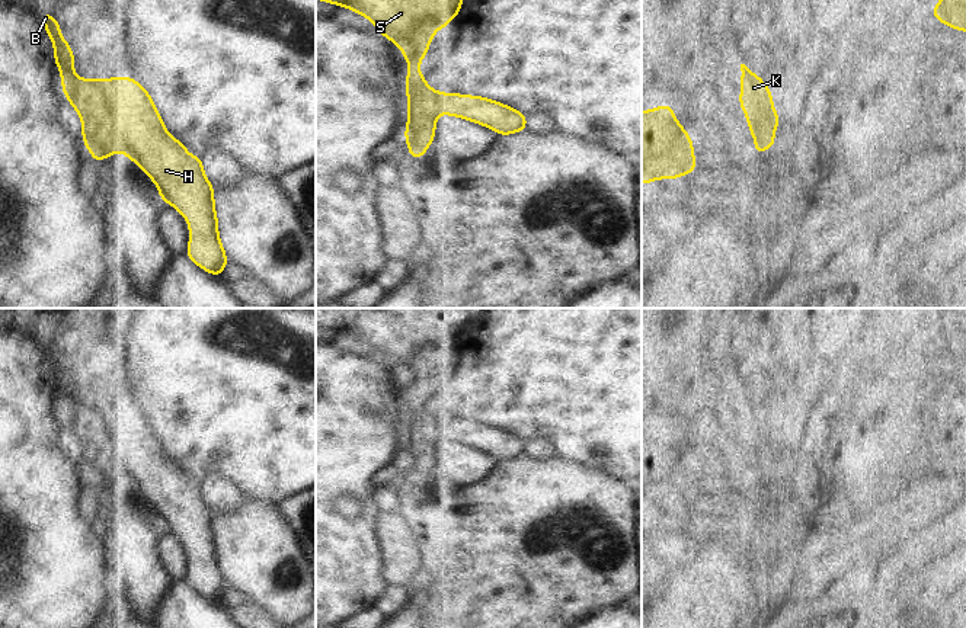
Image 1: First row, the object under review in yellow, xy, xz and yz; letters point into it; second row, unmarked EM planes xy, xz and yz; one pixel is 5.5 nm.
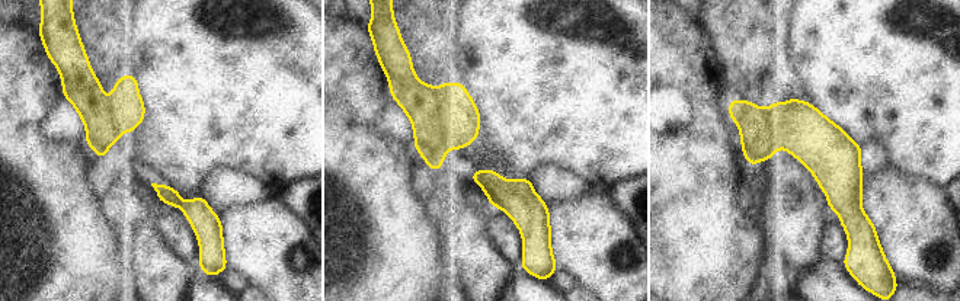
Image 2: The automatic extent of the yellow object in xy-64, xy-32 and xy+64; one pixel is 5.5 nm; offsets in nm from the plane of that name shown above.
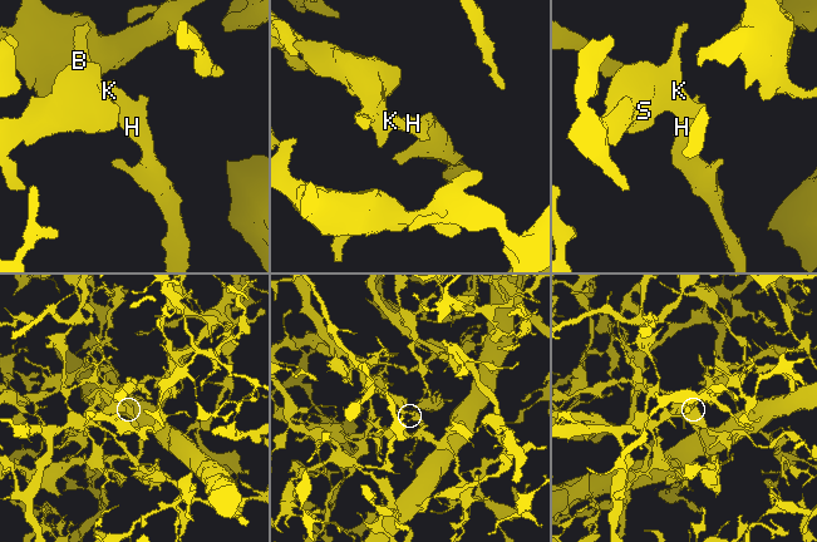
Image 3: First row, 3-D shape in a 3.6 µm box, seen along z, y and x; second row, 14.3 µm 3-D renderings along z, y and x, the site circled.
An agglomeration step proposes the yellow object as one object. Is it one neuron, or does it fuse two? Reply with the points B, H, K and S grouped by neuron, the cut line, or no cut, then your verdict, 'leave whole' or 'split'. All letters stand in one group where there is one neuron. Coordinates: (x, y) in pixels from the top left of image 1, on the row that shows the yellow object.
groups B S / H K; cut xy (101, 80), (106, 109), (105, 127), (120, 149); split

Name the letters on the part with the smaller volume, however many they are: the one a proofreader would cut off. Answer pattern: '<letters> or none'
H, K

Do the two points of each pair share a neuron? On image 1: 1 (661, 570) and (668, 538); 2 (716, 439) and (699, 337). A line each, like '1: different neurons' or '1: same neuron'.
1: different neurons
2: same neuron

